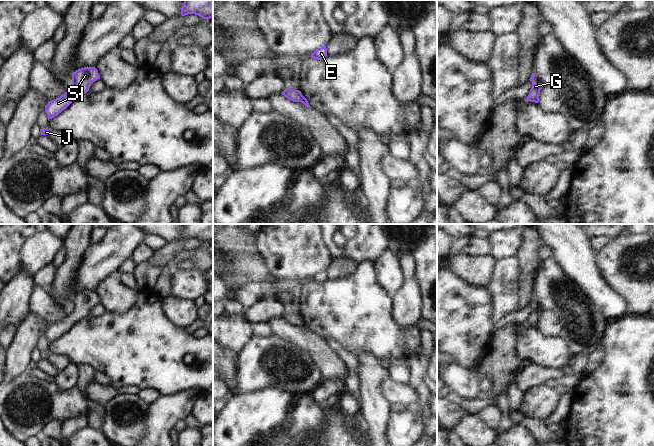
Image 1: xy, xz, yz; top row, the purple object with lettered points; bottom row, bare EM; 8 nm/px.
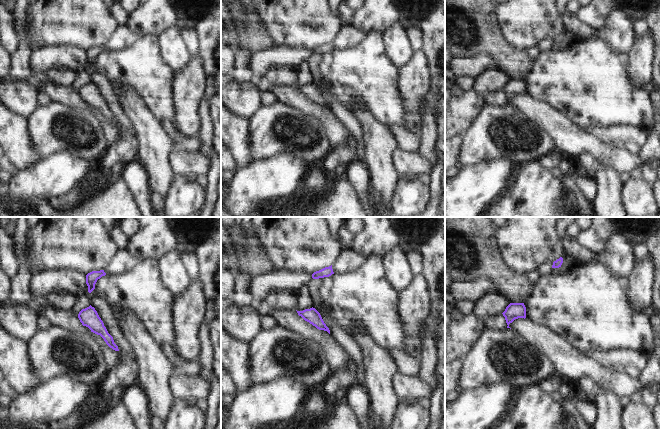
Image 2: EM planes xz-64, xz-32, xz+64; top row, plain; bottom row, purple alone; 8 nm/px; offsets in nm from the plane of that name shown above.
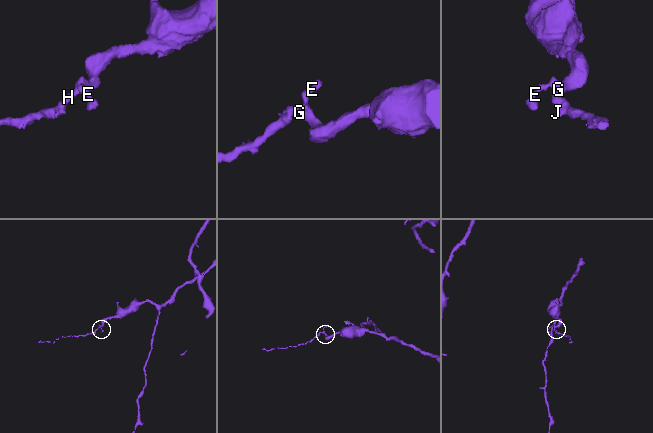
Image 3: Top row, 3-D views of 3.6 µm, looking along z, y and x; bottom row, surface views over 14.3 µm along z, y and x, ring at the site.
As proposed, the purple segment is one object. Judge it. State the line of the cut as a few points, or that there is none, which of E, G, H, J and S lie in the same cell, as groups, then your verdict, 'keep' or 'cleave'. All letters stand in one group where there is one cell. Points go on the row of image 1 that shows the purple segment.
cut none; groups E G H J S; keep

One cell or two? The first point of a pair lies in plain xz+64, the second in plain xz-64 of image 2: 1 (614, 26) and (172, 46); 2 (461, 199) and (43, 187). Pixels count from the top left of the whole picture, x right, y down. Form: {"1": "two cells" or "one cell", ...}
{"1": "one cell", "2": "one cell"}

